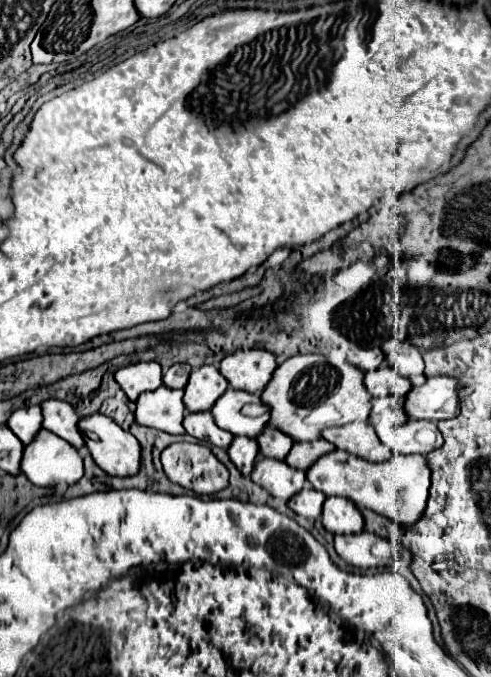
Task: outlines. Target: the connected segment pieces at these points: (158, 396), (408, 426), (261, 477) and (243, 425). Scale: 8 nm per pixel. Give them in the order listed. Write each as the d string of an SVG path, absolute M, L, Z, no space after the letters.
M160 385L156 391L140 393L134 411L138 425L152 427L172 435L182 435L182 419L186 411L182 395L182 389L166 389L166 385Z
M406 421L394 429L390 447L394 453L430 453L442 445L442 433L432 421Z
M260 459L252 471L252 481L260 487L268 489L274 497L288 501L292 495L296 495L304 483L306 473L300 469L290 469L286 461L274 461L274 459Z
M228 389L212 407L216 425L230 431L232 435L258 437L258 433L266 427L270 413L266 411L260 417L246 417L240 413L240 409L246 403L260 403L260 397L246 391L238 391L238 389Z

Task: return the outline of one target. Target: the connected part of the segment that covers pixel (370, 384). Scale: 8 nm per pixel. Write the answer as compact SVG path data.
M380 365L376 371L368 371L366 373L366 389L370 391L370 395L380 397L380 395L398 395L404 397L410 389L412 383L410 379L402 377L400 373L394 373L394 369L390 369L390 365Z

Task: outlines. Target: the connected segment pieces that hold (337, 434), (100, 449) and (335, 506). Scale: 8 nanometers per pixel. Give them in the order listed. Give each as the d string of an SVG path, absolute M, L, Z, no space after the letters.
M354 421L342 427L328 427L322 431L322 437L334 443L338 449L364 457L368 461L386 461L392 457L392 451L378 439L372 425Z
M94 413L88 417L82 417L78 421L78 429L84 433L84 443L92 455L92 459L96 461L96 465L106 471L108 475L116 475L116 477L128 477L128 475L136 475L138 467L140 467L140 443L126 433L122 427L118 427L110 417L102 415L102 413Z
M326 497L322 523L330 533L360 533L364 527L358 507L344 497Z

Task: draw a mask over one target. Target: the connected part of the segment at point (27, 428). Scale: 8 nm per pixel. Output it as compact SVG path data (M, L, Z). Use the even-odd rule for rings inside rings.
M30 405L30 407L22 407L22 409L16 409L8 423L6 423L16 435L18 439L28 445L36 433L42 429L42 413L40 413L40 407L38 405Z

